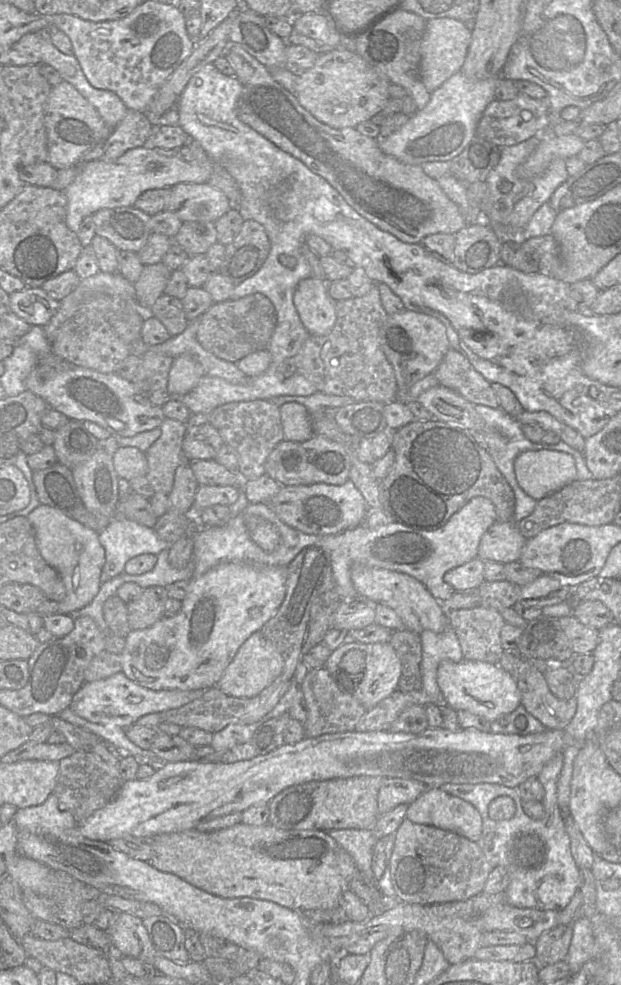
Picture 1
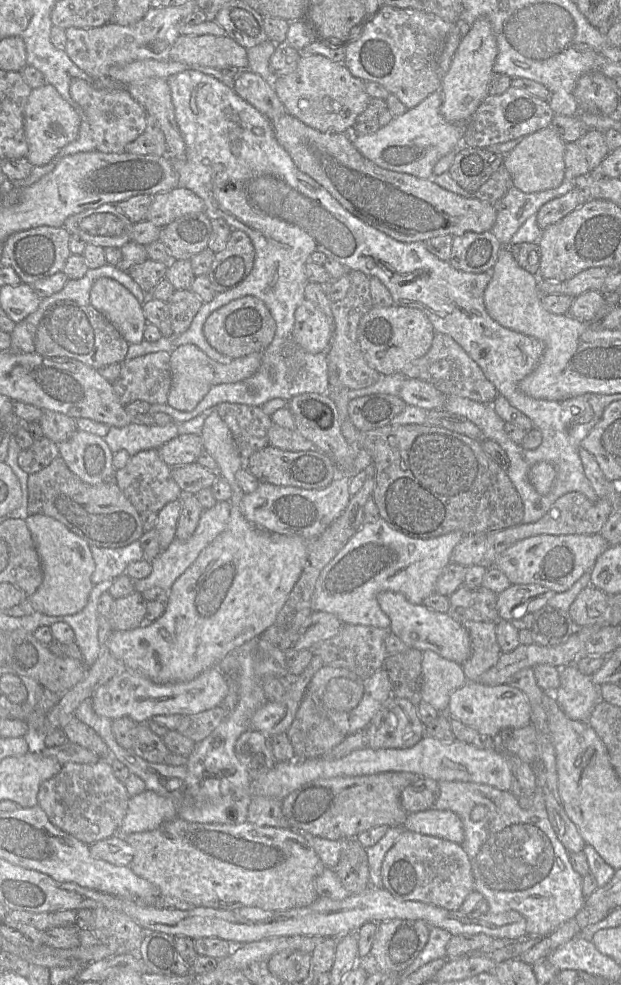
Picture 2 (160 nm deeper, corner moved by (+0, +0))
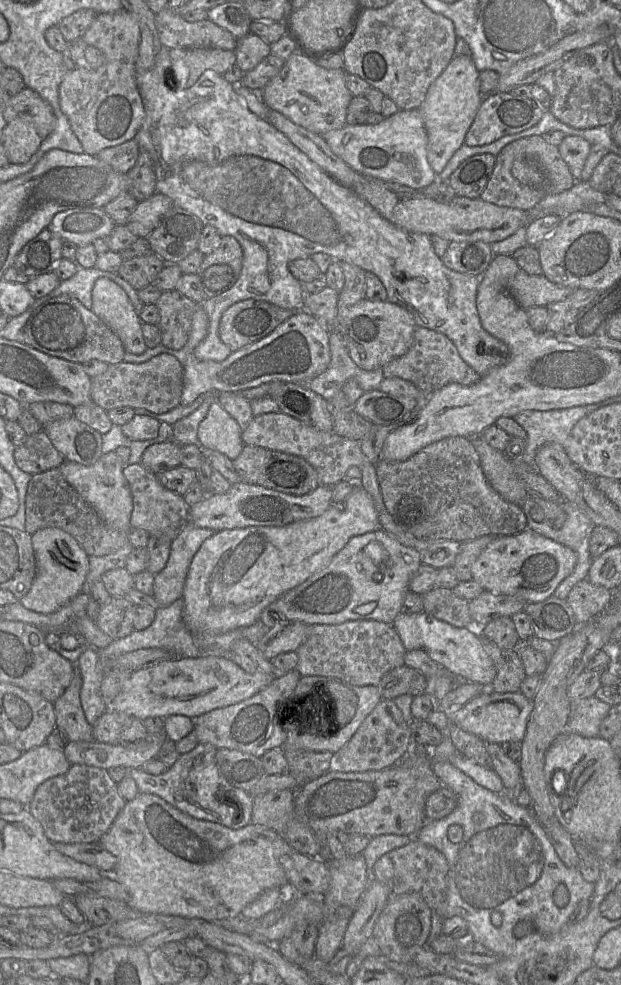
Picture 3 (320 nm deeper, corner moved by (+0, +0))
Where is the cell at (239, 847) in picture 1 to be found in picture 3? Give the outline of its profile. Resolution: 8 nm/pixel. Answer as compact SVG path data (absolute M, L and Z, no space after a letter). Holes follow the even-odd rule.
M139 793L133 800L126 801L110 828L101 836L98 842L116 857L116 866L109 875L121 883L128 891L130 895L129 907L134 911L135 915L169 915L220 922L240 916L242 910L265 890L283 888L289 884L284 868L280 863L280 858L293 850L282 834L262 825L251 823L240 829L231 829L215 822L200 820L181 812L155 794Z

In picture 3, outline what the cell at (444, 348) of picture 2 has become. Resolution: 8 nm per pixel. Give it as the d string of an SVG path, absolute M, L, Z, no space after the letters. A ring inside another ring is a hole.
M417 326L414 330L413 343L402 356L395 358L382 367L384 378L398 377L413 383L427 397L438 389L457 383L472 385L481 379L459 355L454 343L444 334Z

